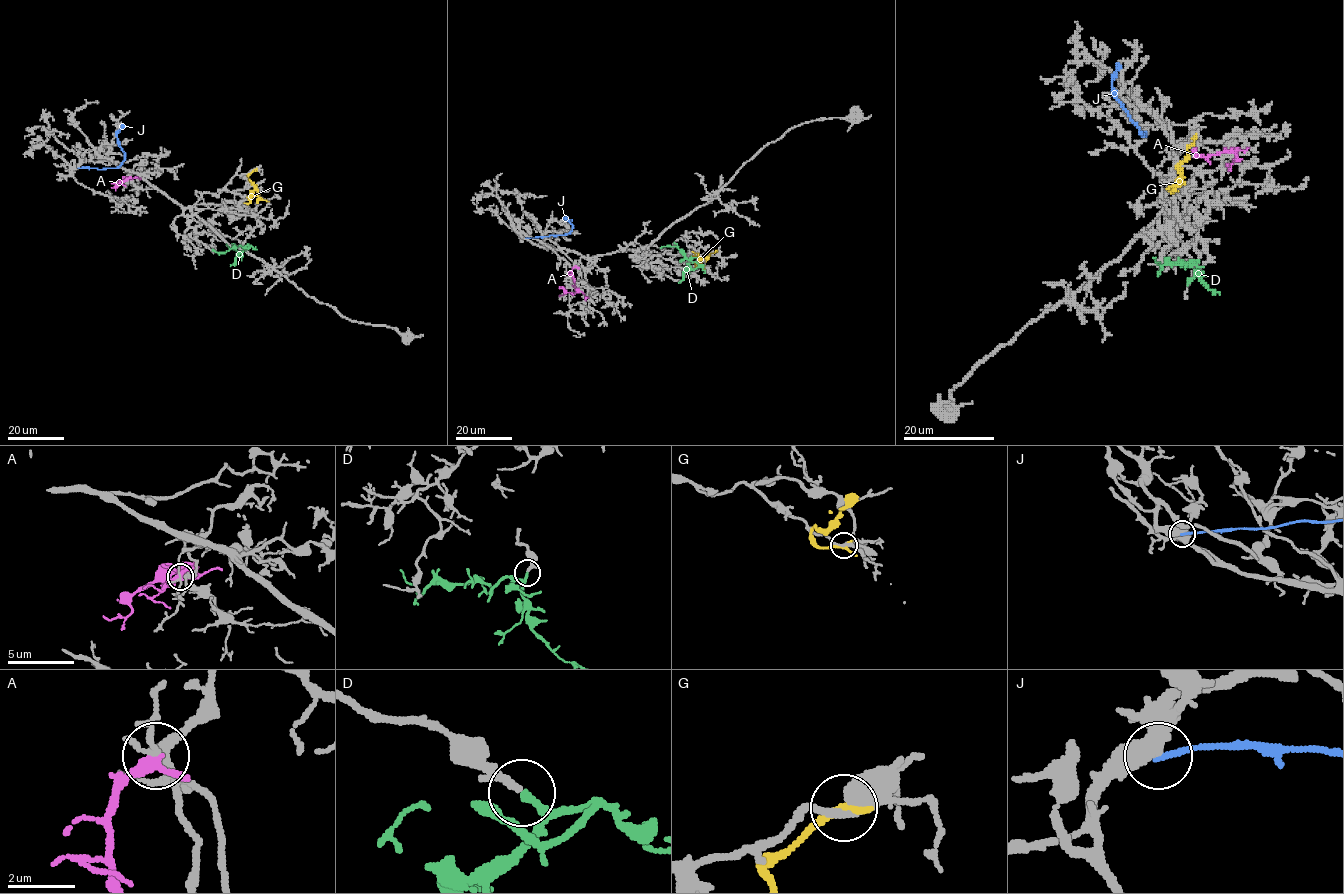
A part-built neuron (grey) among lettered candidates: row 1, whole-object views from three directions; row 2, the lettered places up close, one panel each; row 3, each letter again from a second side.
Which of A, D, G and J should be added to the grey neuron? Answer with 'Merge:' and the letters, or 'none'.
Merge: D

